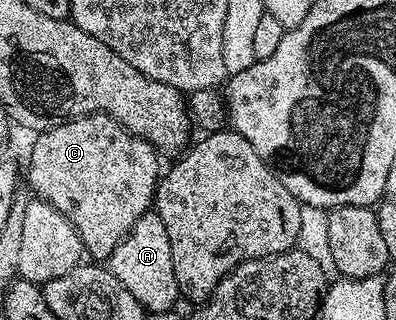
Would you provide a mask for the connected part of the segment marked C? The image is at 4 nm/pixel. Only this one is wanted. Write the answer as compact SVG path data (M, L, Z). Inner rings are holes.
M88 113L85 117L73 117L71 121L60 123L51 129L43 129L37 134L38 137L34 141L34 146L30 149L30 185L35 189L37 196L41 200L47 201L52 207L56 207L58 211L63 213L72 224L74 230L78 233L78 237L82 241L83 250L87 254L90 253L95 262L105 262L112 255L114 248L119 245L124 238L132 231L132 227L136 223L136 219L140 219L140 215L151 212L152 206L156 201L158 192L158 183L160 180L160 169L158 173L159 154L154 146L148 144L144 139L137 137L135 133L130 133L116 119L112 119L107 113Z

